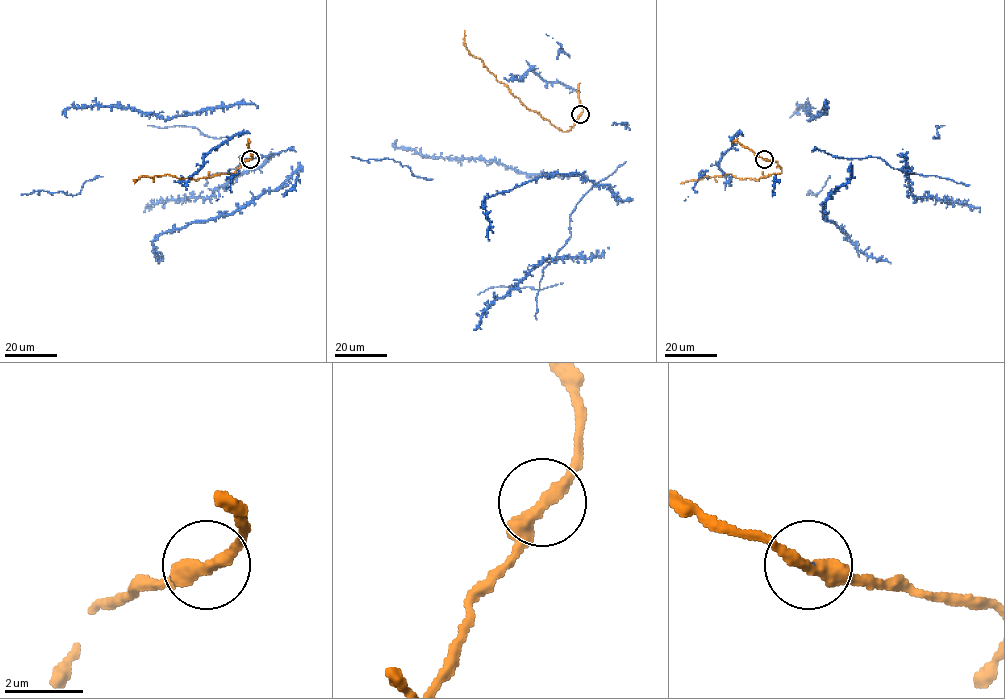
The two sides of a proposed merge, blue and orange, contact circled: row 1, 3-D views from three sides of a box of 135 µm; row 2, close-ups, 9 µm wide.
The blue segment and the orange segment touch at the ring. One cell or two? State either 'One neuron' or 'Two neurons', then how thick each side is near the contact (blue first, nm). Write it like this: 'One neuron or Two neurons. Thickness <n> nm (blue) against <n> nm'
Two neurons. Thickness 50 nm (blue) against 360 nm

